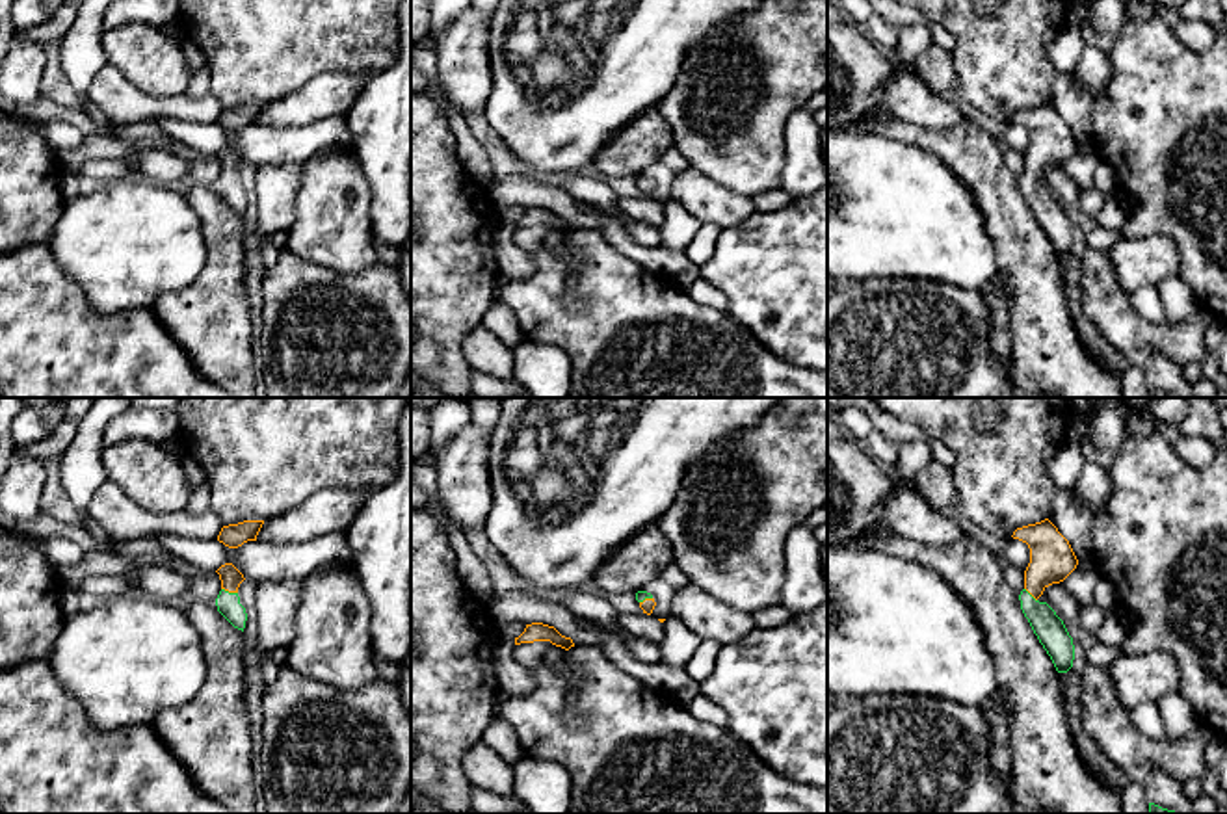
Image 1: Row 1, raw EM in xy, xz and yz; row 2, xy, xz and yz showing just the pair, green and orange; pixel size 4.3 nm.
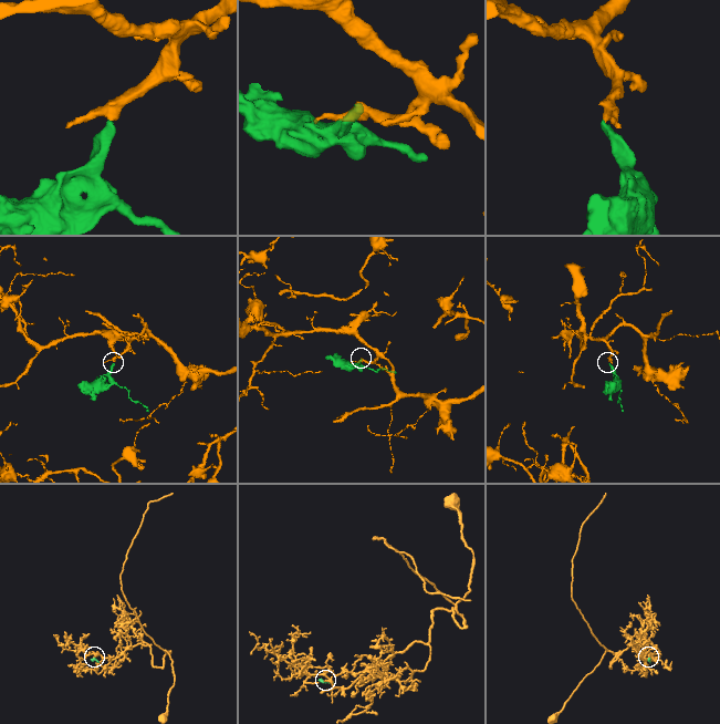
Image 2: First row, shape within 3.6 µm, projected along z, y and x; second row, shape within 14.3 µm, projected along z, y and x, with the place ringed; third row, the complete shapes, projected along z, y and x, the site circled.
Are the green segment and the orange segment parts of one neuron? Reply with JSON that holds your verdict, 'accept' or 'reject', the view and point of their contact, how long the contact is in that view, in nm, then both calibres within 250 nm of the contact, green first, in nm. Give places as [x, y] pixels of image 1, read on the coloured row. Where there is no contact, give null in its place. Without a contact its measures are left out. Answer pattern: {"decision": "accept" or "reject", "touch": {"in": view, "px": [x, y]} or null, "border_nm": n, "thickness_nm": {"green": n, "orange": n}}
{"decision": "accept", "touch": {"in": "xy", "px": [227, 591]}, "border_nm": 80, "thickness_nm": {"green": 100, "orange": 90}}

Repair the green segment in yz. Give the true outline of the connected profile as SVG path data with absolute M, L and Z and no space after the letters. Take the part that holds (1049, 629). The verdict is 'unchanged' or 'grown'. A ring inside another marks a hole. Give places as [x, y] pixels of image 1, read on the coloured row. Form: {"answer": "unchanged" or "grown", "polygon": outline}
{"answer": "grown", "polygon": "M1049 520L1017 528L1011 535L1028 545L1030 563L1024 571L1024 589L1019 595L1021 610L1058 673L1073 667L1075 645L1056 611L1037 598L1043 591L1063 582L1078 565L1069 541Z"}

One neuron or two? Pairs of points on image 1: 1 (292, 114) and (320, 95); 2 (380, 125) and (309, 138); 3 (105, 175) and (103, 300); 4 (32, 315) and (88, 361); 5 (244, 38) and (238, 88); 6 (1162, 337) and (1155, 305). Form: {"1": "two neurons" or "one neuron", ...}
{"1": "one neuron", "2": "two neurons", "3": "two neurons", "4": "one neuron", "5": "one neuron", "6": "two neurons"}

